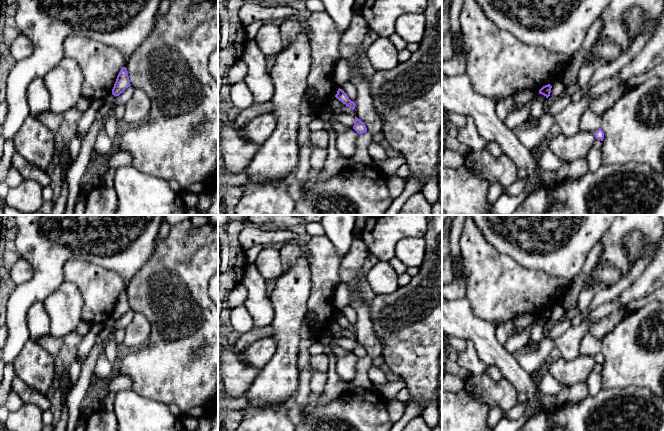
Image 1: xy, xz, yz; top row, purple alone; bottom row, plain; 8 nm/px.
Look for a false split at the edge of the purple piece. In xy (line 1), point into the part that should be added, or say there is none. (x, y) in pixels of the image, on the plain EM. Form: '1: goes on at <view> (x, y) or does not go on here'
1: does not go on here

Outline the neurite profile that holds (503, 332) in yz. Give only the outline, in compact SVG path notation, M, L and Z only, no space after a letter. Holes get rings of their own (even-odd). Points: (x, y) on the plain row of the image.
M512 320L503 323L496 327L496 339L497 341L505 345L508 339L515 335L517 326L512 322Z

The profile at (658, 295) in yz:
M664 286L657 289L653 293L651 293L648 296L645 296L640 299L633 299L631 300L627 306L625 307L626 310L628 310L630 313L635 312L642 307L644 307L646 304L652 302L652 301L659 301L664 303Z

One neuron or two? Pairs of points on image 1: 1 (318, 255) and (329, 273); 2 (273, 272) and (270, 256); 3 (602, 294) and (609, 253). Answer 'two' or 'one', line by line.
1: one
2: one
3: two

